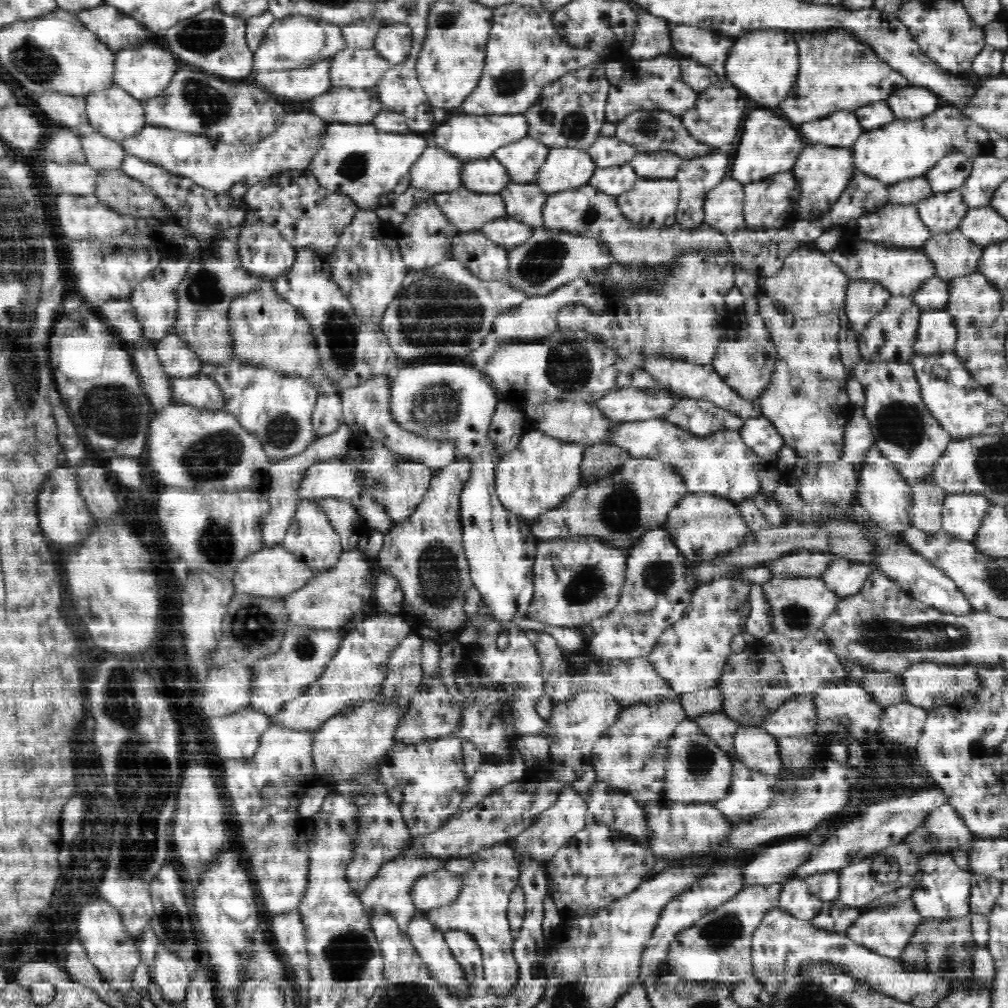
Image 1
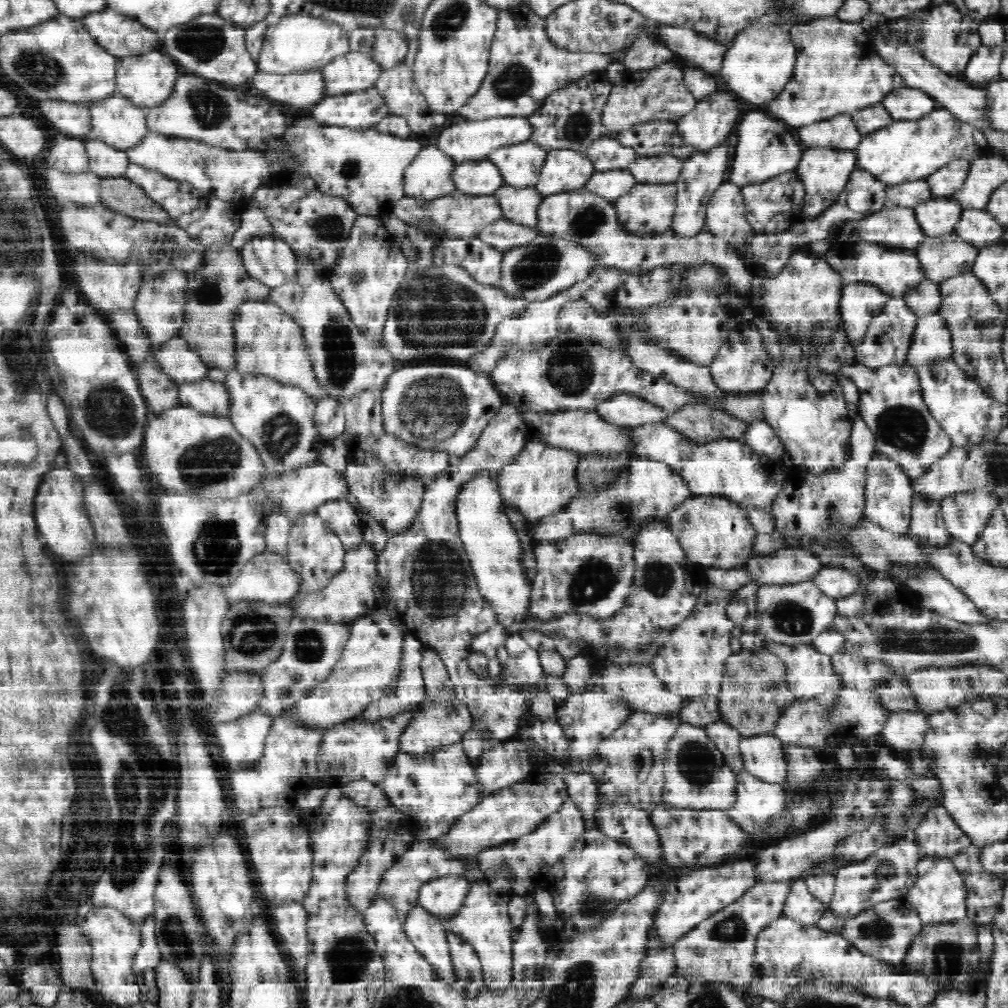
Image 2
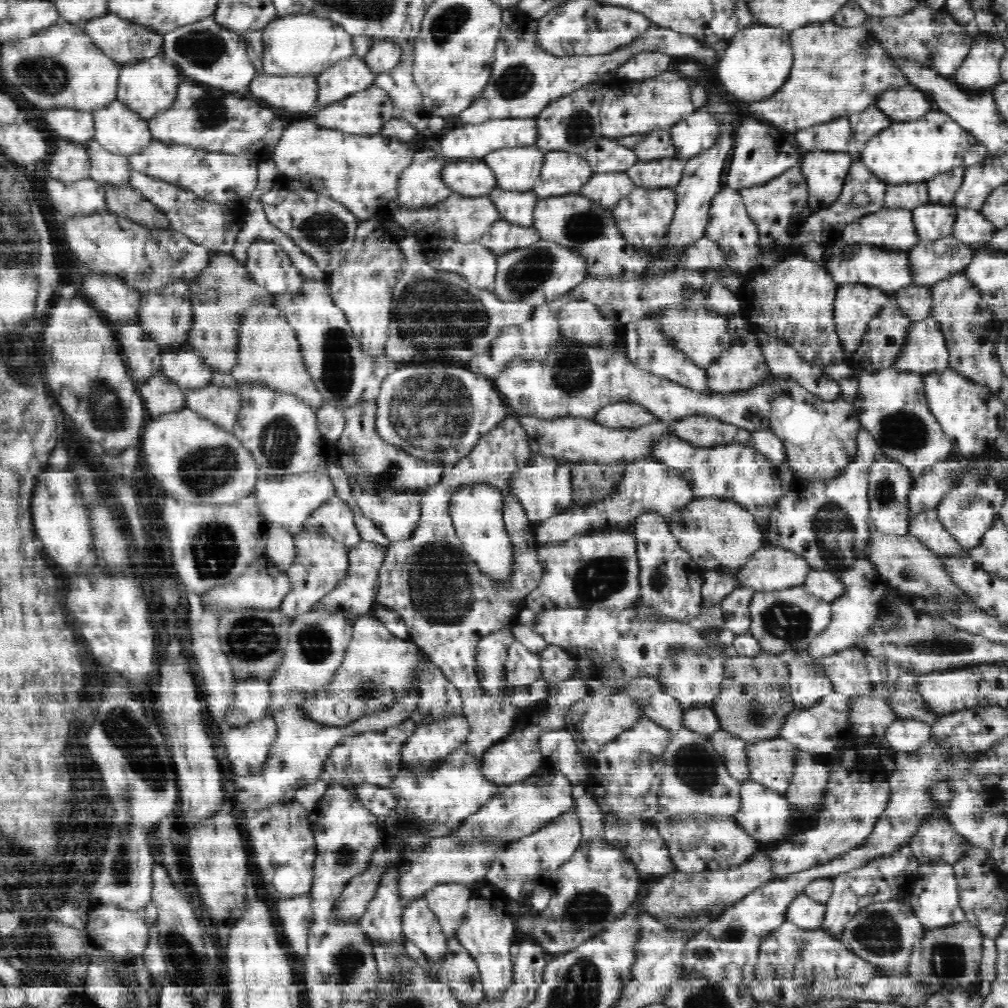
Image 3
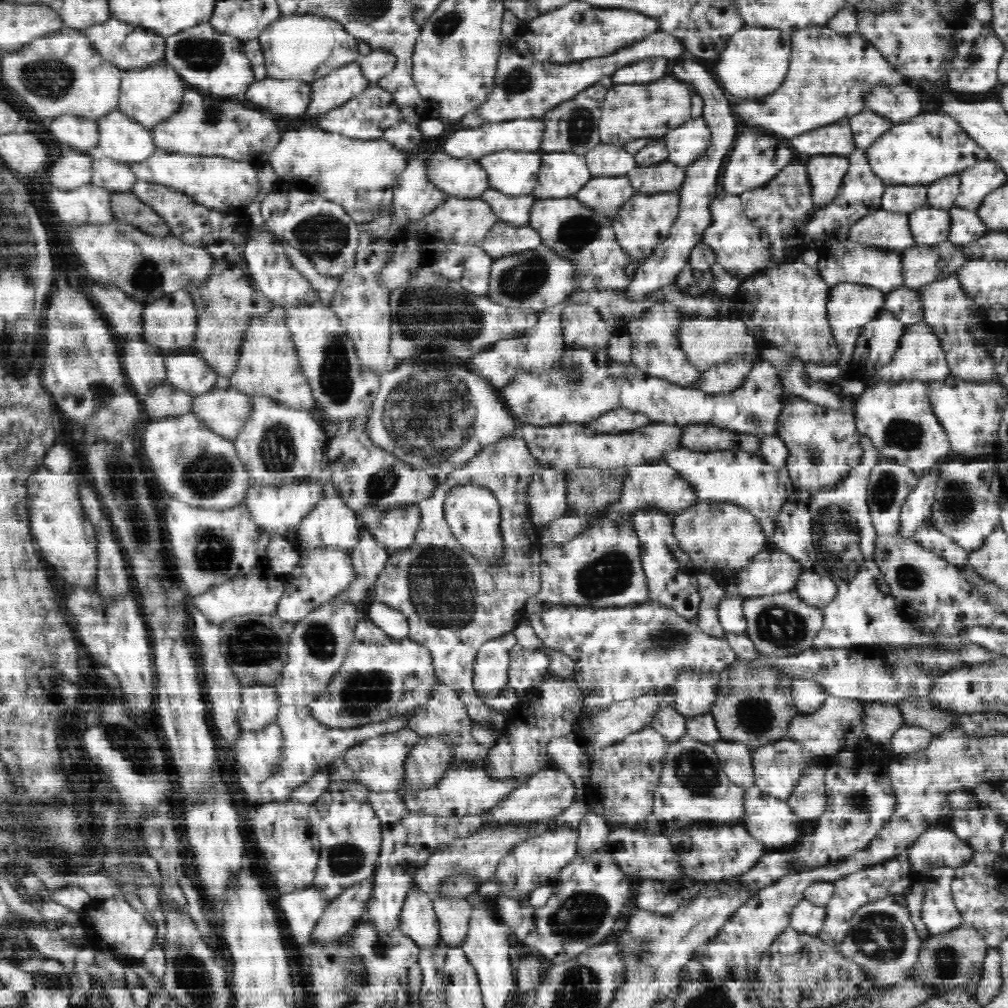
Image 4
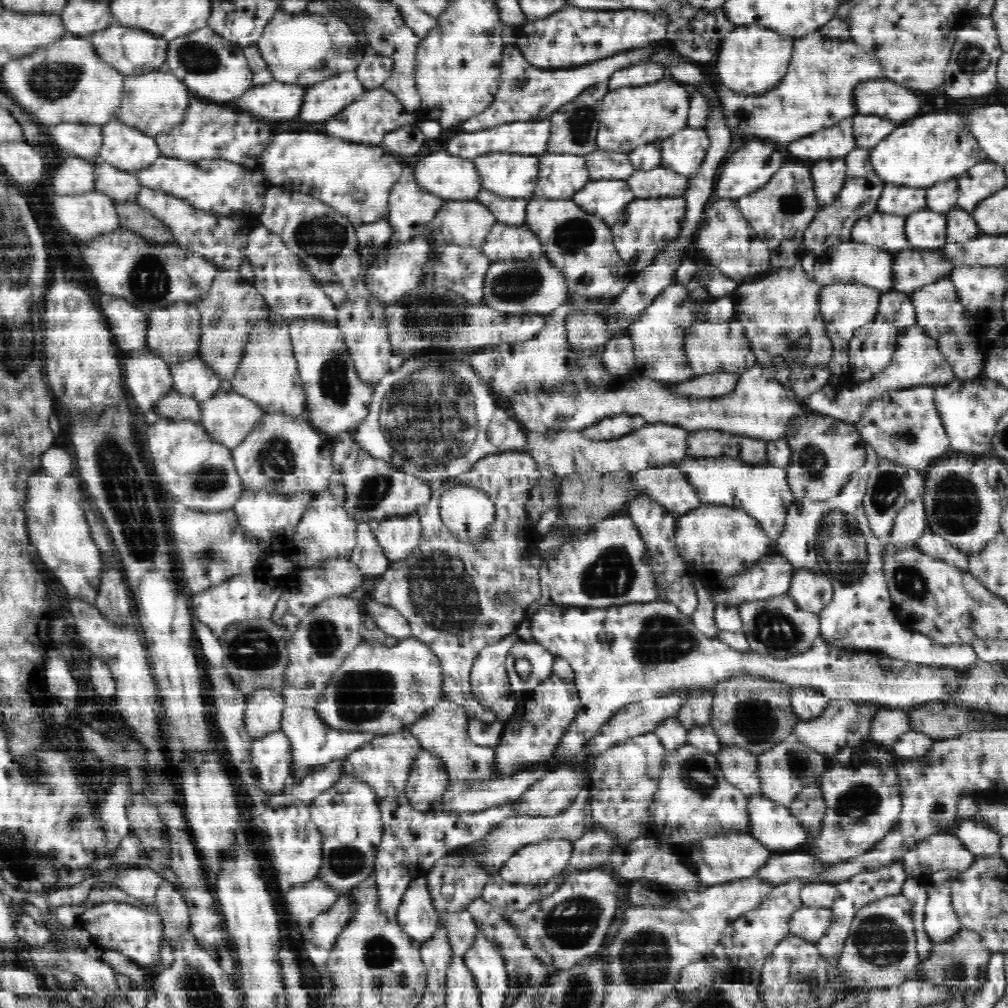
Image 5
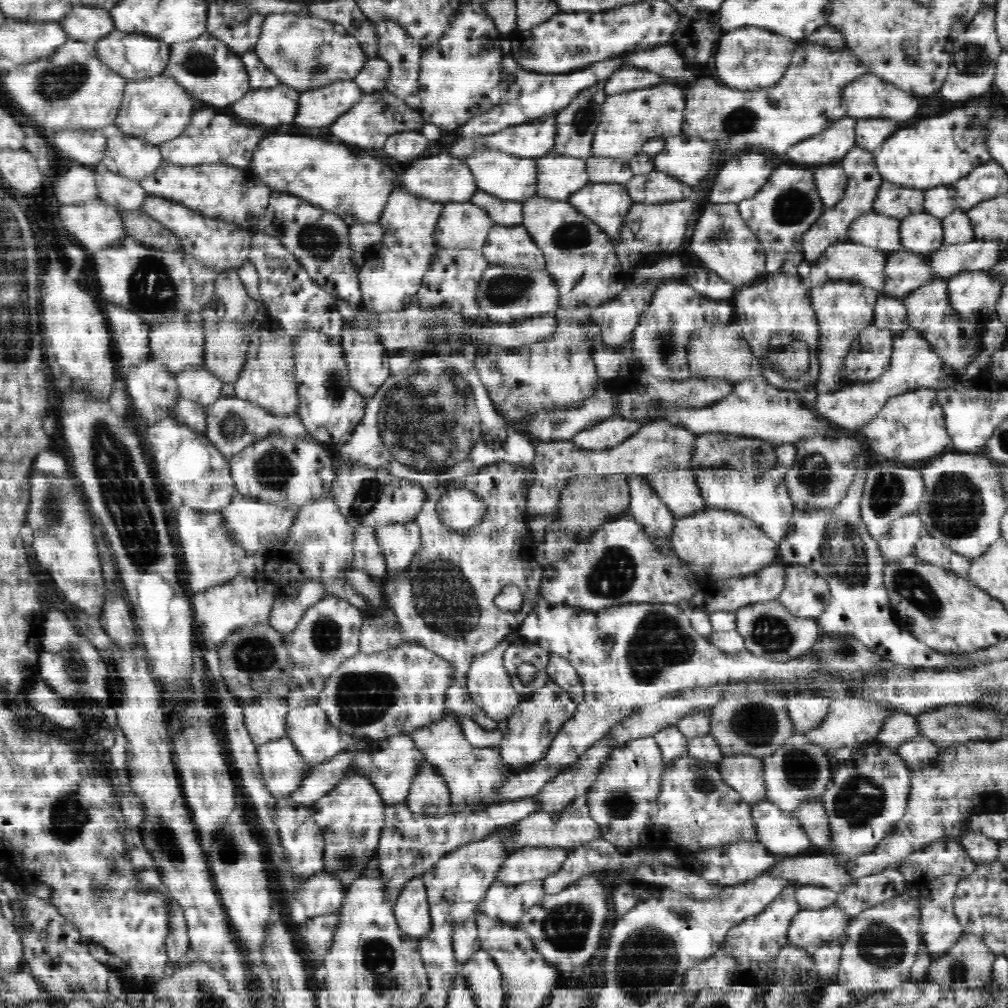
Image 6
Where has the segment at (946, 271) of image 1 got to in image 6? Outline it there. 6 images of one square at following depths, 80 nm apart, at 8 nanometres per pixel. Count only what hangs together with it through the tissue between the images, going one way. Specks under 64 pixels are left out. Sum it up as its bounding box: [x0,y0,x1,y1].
[880,250,936,298]

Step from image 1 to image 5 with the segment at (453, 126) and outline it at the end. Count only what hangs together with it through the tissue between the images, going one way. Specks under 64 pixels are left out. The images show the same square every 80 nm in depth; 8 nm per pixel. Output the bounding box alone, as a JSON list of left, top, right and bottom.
[448,118,550,160]

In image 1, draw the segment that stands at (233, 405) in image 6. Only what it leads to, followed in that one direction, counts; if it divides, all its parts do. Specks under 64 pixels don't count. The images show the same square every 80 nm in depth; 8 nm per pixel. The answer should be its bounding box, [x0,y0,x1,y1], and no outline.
[170,377,225,410]

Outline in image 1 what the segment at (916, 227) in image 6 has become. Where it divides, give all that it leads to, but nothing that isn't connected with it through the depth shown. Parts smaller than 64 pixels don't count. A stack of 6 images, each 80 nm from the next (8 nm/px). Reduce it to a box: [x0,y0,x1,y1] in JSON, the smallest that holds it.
[916,189,969,234]

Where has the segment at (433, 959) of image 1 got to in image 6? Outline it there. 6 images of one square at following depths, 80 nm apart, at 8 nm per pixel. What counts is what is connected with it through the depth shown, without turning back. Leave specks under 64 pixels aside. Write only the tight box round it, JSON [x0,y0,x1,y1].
[393,878,432,938]

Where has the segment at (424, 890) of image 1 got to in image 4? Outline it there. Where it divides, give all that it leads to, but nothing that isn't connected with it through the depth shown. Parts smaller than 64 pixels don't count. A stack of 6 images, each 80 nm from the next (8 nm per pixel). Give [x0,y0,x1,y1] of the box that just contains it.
[433,894,471,948]

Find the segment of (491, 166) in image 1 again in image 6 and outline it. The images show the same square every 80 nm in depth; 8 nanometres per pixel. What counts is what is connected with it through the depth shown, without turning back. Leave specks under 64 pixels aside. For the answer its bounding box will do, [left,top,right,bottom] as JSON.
[393,154,477,202]

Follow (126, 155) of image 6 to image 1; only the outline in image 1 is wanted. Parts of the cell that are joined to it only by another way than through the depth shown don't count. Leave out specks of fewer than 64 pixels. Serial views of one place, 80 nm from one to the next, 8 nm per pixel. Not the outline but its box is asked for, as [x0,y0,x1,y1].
[85,83,145,143]

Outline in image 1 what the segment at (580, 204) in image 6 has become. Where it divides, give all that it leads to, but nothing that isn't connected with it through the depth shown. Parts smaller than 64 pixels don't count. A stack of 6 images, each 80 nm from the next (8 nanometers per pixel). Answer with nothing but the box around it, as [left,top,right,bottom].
[589,162,638,197]

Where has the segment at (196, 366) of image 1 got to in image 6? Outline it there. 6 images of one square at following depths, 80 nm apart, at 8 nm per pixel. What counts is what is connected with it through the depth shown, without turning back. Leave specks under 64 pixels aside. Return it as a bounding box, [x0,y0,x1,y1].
[175,366,222,407]

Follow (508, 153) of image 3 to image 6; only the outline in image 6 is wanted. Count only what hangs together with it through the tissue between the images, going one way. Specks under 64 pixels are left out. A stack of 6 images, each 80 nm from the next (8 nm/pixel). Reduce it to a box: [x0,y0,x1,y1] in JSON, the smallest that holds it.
[463,149,538,203]

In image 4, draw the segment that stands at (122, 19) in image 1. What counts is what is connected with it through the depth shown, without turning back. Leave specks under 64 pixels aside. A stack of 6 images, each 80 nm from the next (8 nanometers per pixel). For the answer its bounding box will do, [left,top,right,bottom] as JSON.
[85,16,166,71]

